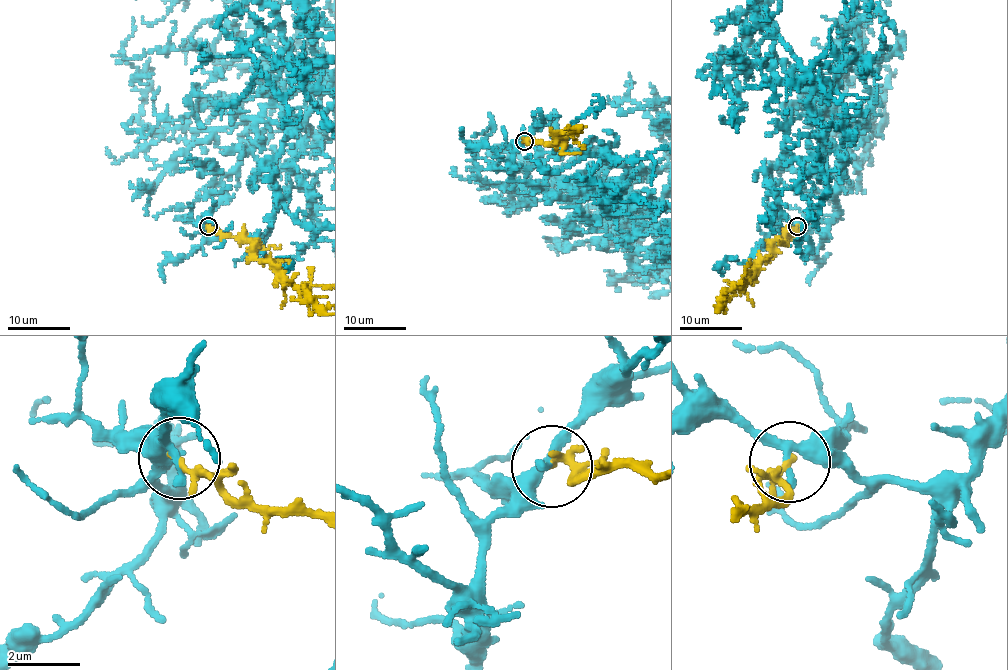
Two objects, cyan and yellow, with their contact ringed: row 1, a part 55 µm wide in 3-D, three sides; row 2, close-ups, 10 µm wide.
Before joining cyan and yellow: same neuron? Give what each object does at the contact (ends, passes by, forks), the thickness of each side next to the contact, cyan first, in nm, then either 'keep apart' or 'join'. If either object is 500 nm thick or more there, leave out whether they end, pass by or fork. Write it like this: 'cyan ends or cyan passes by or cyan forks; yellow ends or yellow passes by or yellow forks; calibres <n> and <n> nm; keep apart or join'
cyan passes by; yellow passes by; calibres 200 and 130 nm; keep apart

